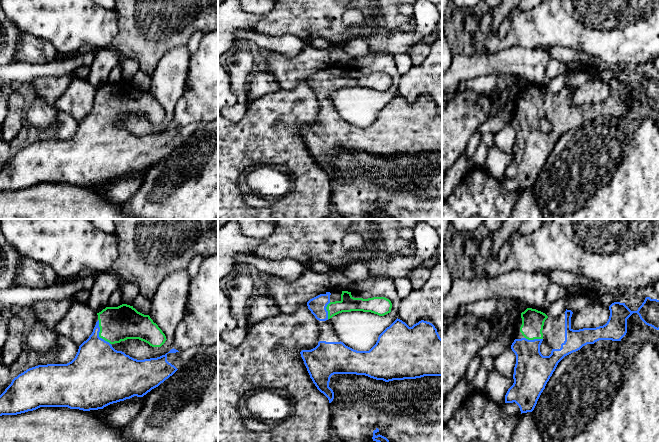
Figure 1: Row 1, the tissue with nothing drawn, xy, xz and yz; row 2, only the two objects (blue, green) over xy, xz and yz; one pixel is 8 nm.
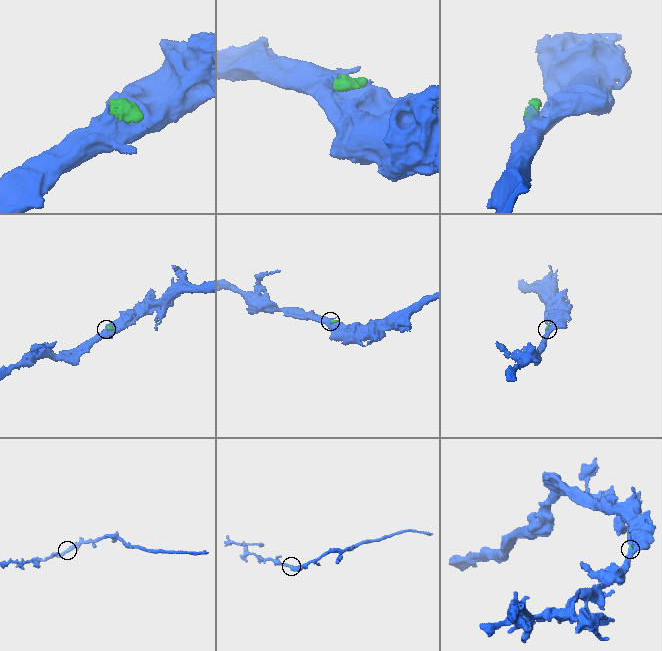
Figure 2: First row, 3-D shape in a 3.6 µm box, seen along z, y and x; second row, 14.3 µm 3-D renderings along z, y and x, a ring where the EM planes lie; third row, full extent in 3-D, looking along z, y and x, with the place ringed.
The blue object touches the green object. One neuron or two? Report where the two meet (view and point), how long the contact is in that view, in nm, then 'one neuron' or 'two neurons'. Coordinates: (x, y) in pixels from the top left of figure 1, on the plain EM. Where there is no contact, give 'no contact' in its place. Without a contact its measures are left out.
meets blue in xy at (98, 109); contact 220 nm long; one neuron

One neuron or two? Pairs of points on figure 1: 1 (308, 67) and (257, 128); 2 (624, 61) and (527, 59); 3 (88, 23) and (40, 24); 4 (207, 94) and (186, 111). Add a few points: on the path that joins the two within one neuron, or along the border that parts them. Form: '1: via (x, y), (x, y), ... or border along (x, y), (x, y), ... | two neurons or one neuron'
1: border along (306, 78), (302, 78), (289, 89), (281, 89) | two neurons
2: border along (524, 47), (547, 49) | two neurons
3: via (76, 23), (52, 23) | one neuron
4: via (202, 99), (191, 107) | one neuron

